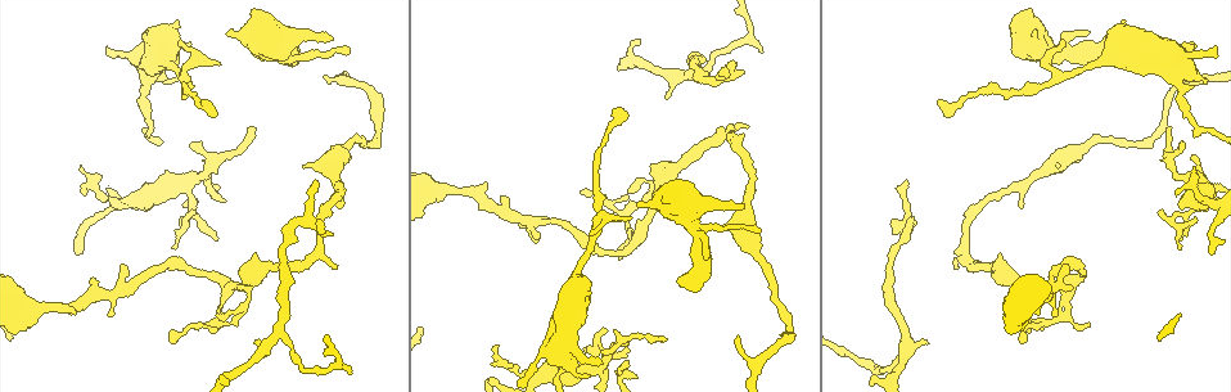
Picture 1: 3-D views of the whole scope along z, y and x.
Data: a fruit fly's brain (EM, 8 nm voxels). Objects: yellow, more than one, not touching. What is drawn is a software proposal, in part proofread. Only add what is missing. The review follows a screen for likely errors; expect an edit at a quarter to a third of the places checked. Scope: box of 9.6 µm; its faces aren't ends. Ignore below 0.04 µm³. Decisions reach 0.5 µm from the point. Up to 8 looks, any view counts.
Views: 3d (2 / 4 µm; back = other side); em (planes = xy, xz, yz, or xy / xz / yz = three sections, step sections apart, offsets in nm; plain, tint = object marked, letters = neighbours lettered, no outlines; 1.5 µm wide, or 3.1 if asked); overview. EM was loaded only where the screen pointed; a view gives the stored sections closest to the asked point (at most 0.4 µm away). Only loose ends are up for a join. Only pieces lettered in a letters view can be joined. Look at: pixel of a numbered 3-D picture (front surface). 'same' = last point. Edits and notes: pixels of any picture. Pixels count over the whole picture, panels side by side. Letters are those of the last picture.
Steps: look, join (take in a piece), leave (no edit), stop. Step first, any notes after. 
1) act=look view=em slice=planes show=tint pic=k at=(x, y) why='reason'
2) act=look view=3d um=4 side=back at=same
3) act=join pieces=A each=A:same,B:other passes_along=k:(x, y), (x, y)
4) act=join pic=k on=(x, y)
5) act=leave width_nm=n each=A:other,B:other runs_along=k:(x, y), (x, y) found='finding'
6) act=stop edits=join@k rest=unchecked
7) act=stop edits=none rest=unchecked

act=look view=em slice=yz step=8 show=letters pic=1 at=(907, 180) why='an open end'

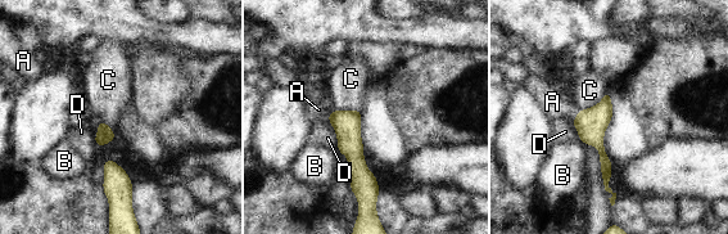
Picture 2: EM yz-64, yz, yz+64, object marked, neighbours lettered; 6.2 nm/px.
act=join pieces=A width_nm=130 each=A:same,B:other,C:other,D:other passes_along=2:(591, 124), (577, 116), (552, 102) found='it goes on there'

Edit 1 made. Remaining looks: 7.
act=look view=em slice=planes show=letters pic=1 at=(338, 205) why='branch stops here'

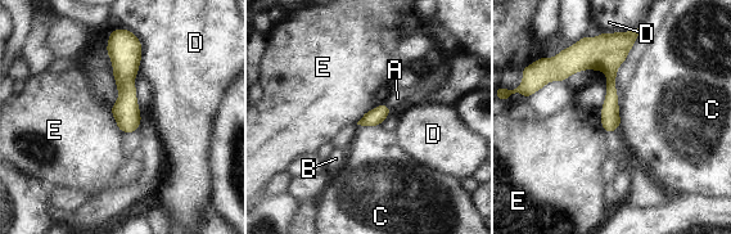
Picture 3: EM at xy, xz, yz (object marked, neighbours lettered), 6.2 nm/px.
act=leave longest_contact=D:260nm each=A:other,B:other,C:other,D:other,E:other found='no lettered piece goes on from it'

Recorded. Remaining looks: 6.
act=look view=em slice=xz step=4 show=tint pic=1 at=(1125, 23) why='thick end'

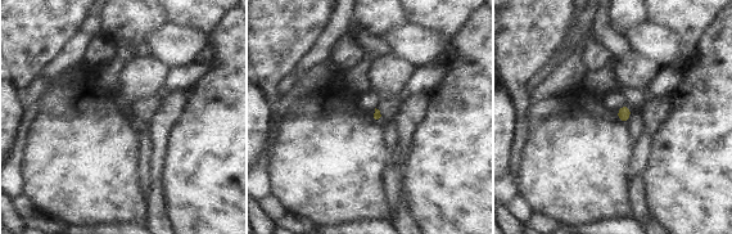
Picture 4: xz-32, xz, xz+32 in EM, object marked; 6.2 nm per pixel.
act=look view=em slice=xy step=4 show=letters at=same why='cut it another way'

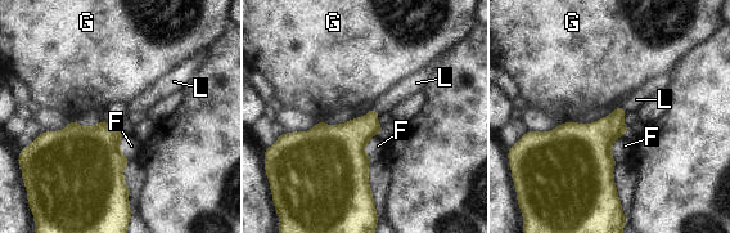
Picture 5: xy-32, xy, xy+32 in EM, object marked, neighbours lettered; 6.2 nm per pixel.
act=join pieces=L longest_contact=F:220nm each=F:other,G:other,L:same found='it goes on there'

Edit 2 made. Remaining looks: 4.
act=stop edits=join@2,join@5 rest=unchecked

